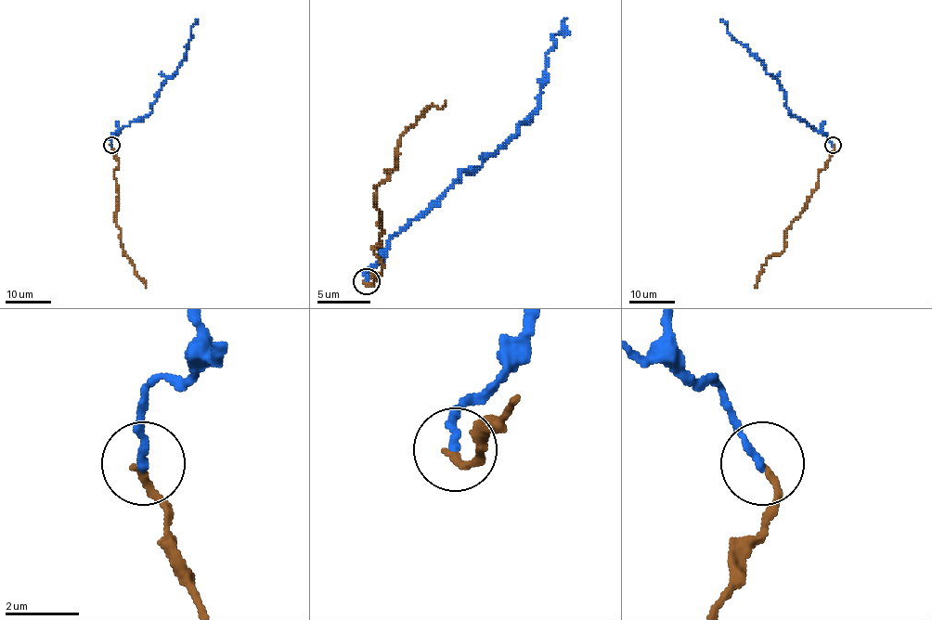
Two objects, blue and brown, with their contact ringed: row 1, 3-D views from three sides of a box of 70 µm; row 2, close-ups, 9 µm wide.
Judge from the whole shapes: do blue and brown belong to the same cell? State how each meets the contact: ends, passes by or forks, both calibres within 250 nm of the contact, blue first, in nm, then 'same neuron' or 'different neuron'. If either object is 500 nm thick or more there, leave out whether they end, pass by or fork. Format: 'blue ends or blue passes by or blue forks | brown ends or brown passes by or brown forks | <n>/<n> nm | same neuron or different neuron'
blue ends | brown ends | 240/200 nm | same neuron

